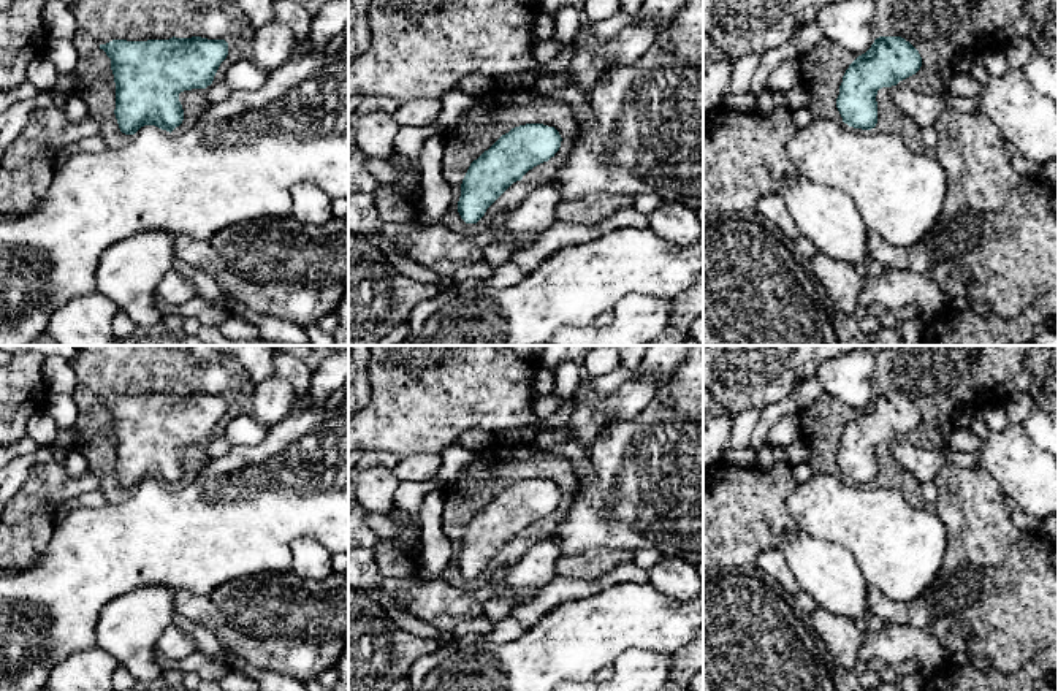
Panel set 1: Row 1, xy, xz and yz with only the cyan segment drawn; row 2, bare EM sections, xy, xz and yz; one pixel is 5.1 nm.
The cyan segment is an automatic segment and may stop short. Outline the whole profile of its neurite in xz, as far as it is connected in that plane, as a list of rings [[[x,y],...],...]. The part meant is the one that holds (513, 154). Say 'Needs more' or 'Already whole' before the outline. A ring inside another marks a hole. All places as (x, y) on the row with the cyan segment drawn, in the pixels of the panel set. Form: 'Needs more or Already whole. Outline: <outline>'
Already whole. Outline: [[[526,124],[502,135],[474,160],[462,179],[458,212],[466,223],[477,223],[486,209],[534,166],[548,162],[561,147],[554,127]]]

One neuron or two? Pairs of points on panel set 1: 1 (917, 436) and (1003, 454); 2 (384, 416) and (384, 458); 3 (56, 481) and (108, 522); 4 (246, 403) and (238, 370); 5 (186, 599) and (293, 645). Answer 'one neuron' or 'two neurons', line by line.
1: two neurons
2: two neurons
3: two neurons
4: one neuron
5: one neuron

